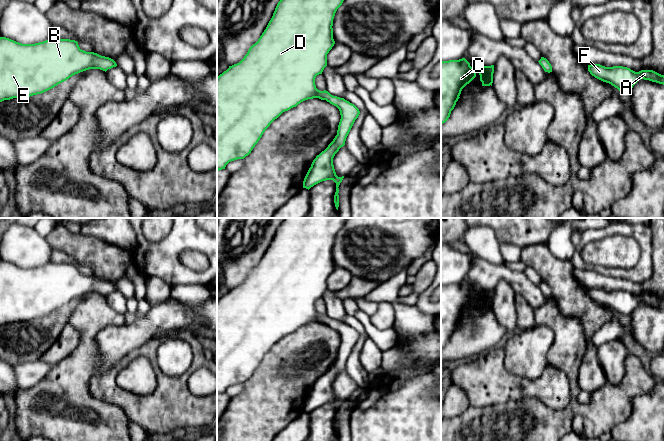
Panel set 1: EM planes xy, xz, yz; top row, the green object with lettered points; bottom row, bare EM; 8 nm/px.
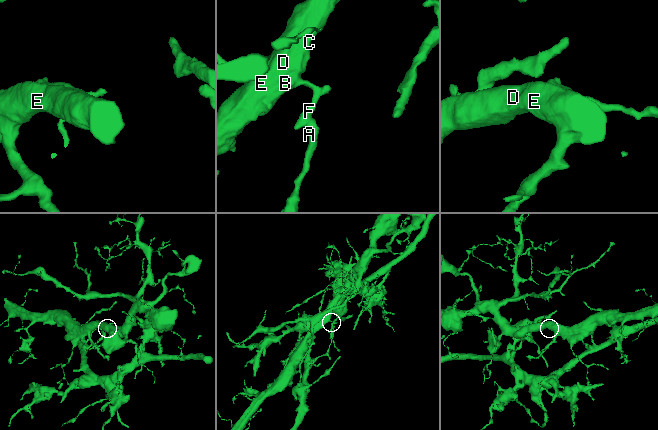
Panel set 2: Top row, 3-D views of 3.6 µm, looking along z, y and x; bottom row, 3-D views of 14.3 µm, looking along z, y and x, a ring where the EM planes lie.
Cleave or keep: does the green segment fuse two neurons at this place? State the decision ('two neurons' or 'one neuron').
two neurons

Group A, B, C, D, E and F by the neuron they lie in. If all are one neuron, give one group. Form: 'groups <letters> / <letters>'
groups A F / B C D E

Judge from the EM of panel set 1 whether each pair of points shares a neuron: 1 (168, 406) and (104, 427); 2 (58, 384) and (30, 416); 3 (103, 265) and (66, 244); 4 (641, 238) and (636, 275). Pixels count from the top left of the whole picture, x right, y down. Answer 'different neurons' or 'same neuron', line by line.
1: different neurons
2: same neuron
3: same neuron
4: same neuron

